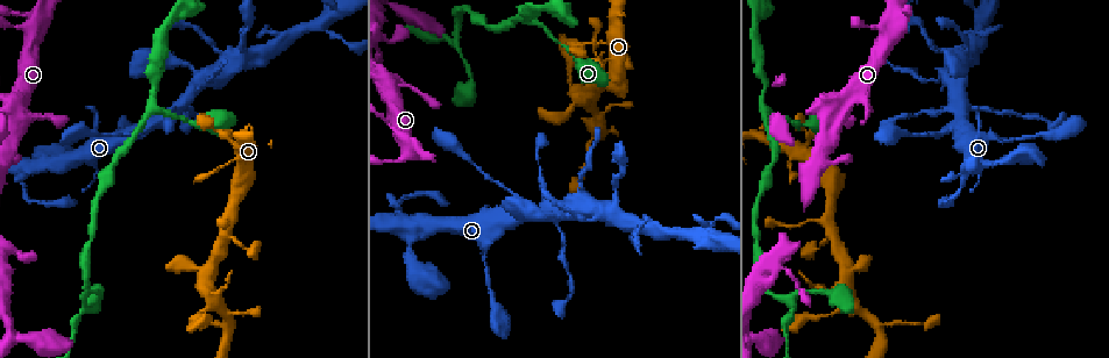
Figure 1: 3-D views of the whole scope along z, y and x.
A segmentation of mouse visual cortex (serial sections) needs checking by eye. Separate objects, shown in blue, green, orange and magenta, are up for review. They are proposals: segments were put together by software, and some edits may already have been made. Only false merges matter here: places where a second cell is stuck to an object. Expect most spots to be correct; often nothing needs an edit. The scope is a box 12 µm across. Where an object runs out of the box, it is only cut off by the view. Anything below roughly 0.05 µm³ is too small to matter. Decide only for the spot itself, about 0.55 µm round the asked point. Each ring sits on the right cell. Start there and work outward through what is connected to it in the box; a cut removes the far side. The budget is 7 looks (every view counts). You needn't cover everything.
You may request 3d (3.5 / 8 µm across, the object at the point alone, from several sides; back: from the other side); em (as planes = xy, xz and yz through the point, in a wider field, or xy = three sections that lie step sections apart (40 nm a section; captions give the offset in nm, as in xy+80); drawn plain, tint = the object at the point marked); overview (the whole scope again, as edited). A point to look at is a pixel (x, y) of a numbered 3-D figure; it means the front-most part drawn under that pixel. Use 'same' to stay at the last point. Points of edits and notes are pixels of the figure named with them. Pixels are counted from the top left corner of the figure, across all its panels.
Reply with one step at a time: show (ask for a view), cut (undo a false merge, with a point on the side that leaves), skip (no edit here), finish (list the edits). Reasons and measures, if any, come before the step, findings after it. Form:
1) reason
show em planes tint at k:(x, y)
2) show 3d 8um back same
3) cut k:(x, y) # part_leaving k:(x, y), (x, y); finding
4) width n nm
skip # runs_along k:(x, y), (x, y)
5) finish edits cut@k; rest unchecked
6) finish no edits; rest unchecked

abrupt turn
show 3d 3.5um at 1:(486, 256)

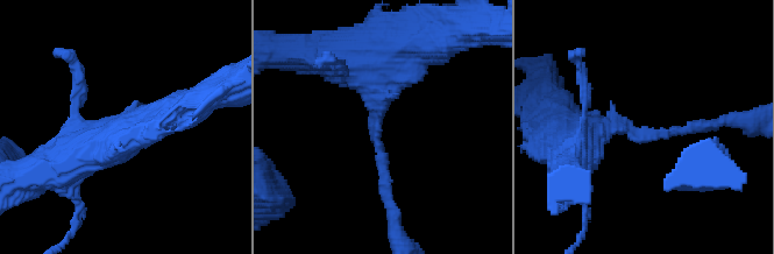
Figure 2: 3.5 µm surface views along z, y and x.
arm_widths 150, 400 nm; now the EM
show em xy step 1 tint at 2:(375, 131)

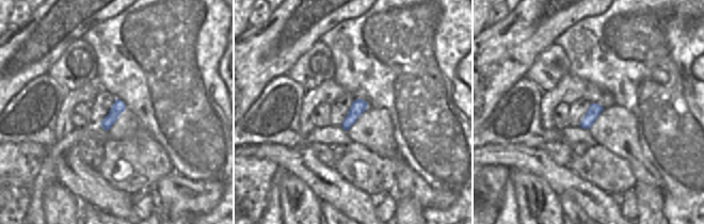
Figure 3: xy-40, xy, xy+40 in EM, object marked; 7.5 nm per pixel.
width 110 nm
skip # runs_along 2:(355, 58), (380, 87), (376, 142), (390, 207); one cell here

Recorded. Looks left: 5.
calibre changes
show em xy step 5 tint at 1:(178, 105)

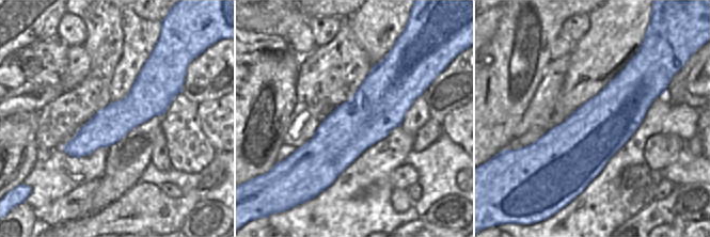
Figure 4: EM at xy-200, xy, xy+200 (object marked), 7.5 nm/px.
show 3d 3.5um same

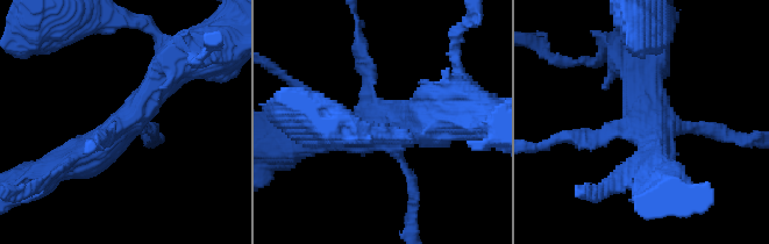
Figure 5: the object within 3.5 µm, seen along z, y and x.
arm_widths 150, 150, 400, 450 nm
skip # runs_along 5:(58, 166), (91, 156), (176, 63); one cell here

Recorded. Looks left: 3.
thick turns thin
show 3d 3.5um at 1:(958, 188)

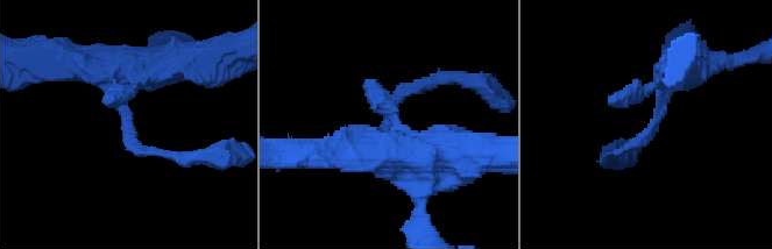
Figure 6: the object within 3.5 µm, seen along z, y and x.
show em xy step 3 plain at 6:(655, 120)

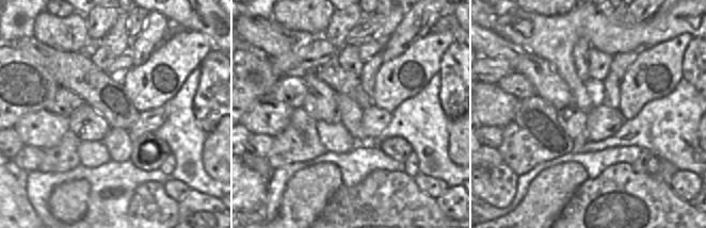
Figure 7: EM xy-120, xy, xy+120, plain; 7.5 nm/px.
show em xy step 3 tint same

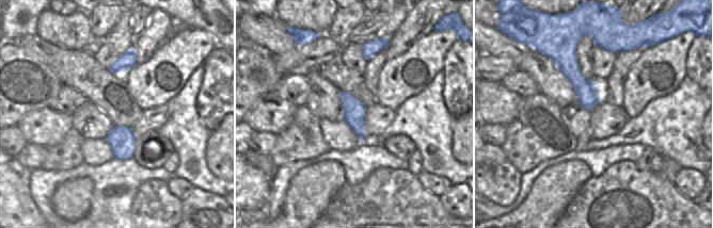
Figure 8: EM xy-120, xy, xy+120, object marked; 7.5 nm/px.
skip # runs_along 6:(684, 65), (649, 130), (615, 155); continuous, no second cell

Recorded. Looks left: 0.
finish no edits; rest unchecked

